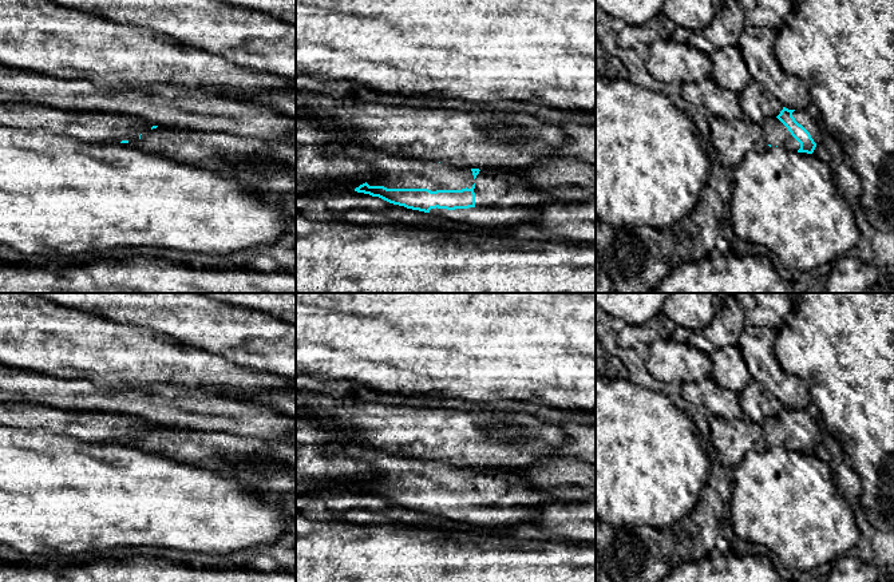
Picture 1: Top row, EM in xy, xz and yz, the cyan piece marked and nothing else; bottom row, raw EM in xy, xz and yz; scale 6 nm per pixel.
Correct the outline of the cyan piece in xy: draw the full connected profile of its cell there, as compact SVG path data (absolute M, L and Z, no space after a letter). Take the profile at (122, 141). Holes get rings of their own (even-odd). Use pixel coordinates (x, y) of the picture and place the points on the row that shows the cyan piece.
M0 103L0 127L21 131L44 130L90 142L141 139L146 130L157 128L142 119L102 111L66 111L31 103Z

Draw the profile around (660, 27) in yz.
M662 13L645 25L625 25L617 33L617 44L621 48L634 48L638 43L650 44L654 39L672 37L676 24Z

